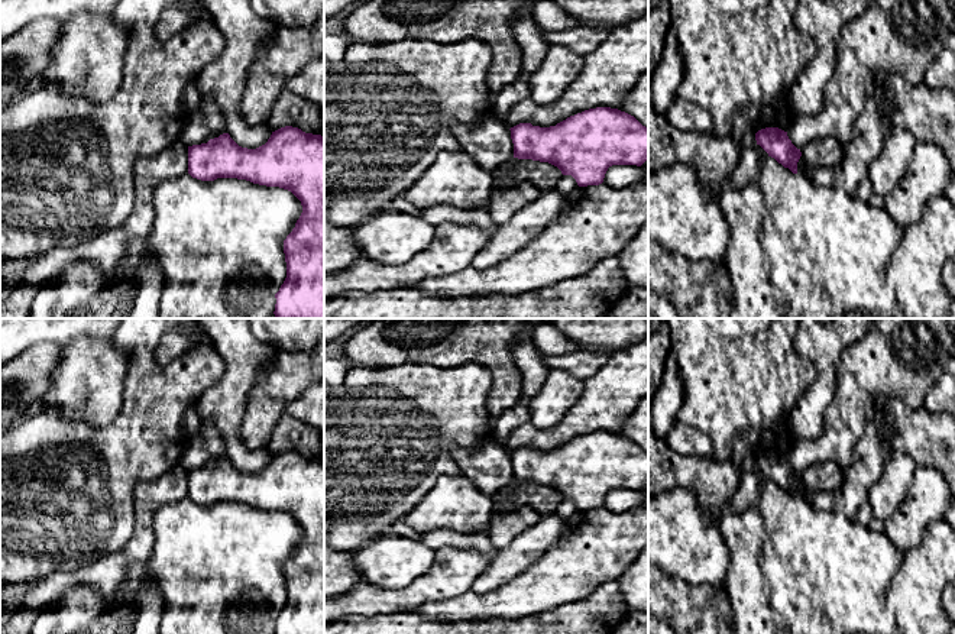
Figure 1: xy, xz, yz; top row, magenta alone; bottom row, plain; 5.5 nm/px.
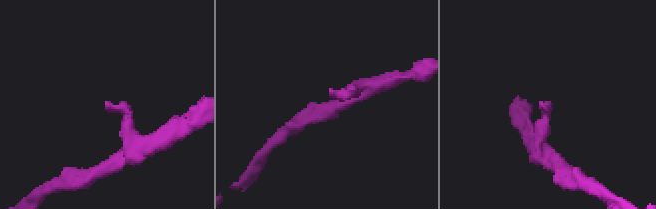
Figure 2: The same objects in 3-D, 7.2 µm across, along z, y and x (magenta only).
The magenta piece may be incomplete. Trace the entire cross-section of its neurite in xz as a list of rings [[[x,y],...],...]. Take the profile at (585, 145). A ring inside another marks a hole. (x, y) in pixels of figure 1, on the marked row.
[[[611,107],[589,109],[550,127],[519,123],[511,130],[514,158],[548,162],[557,166],[563,175],[572,175],[579,187],[599,185],[612,165],[641,166],[648,159],[648,127],[642,126],[634,116]]]

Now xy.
[[[285,126],[272,132],[265,145],[247,149],[239,146],[229,133],[223,133],[207,143],[188,146],[188,174],[201,181],[237,178],[259,185],[279,187],[291,191],[301,201],[302,213],[284,240],[286,278],[275,294],[273,314],[276,318],[324,318],[324,136]]]

